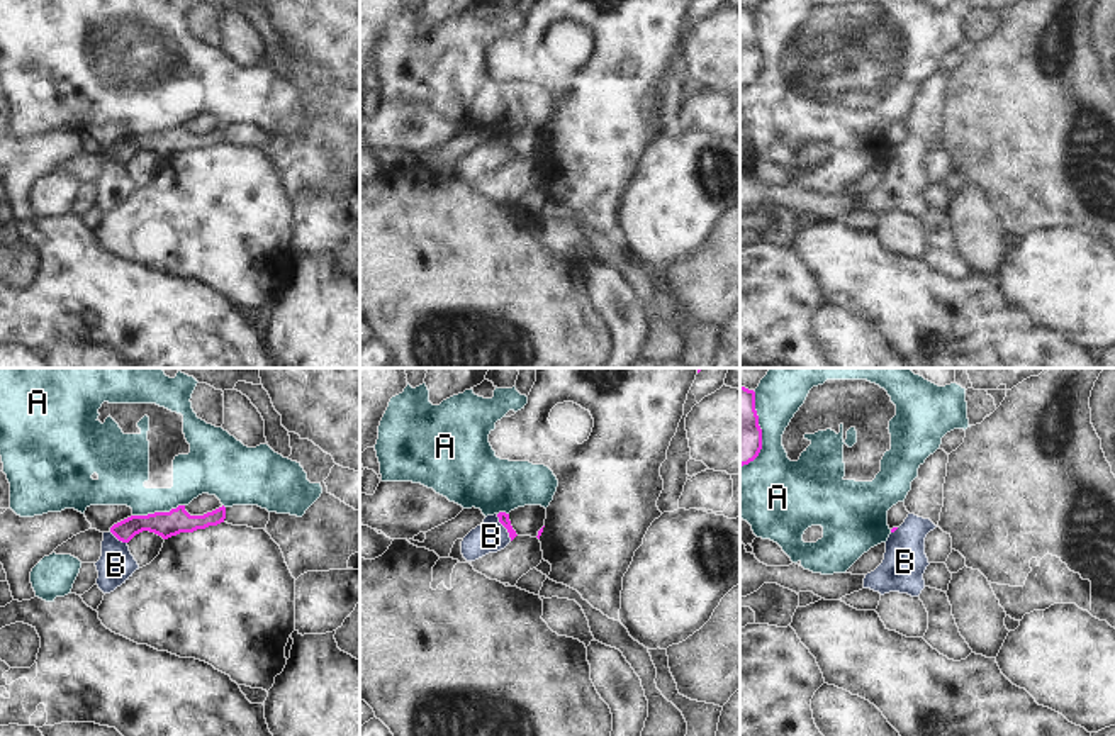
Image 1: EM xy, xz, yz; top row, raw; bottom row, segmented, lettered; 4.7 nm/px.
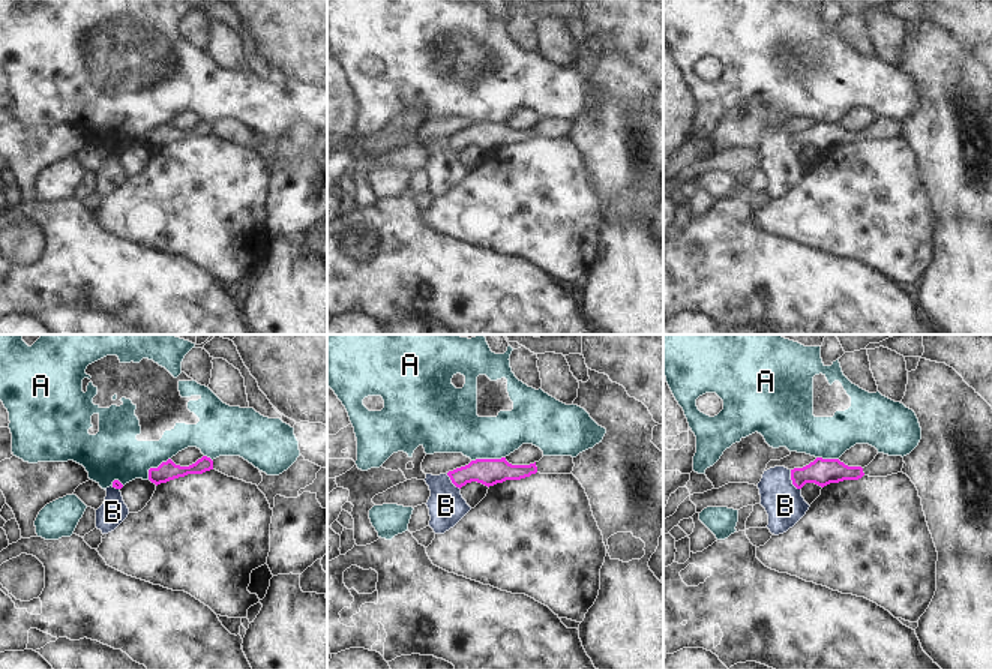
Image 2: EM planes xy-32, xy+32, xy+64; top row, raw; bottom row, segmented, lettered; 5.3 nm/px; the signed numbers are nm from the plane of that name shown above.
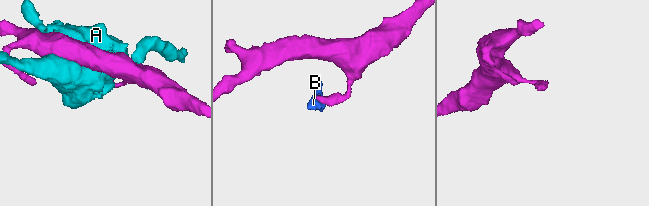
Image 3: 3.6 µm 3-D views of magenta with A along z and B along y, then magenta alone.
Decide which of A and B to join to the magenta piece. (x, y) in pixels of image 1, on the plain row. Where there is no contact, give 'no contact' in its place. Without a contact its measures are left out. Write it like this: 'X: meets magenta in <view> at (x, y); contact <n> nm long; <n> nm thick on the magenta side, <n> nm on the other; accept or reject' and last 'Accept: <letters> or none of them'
A: meets magenta in xy at (158, 133); contact 260 nm long; 120 nm thick on the magenta side, 220 nm on the other; reject
B: meets magenta in xz at (504, 146); contact 150 nm long; 50 nm thick on the magenta side, 160 nm on the other; reject
Accept: none of them

